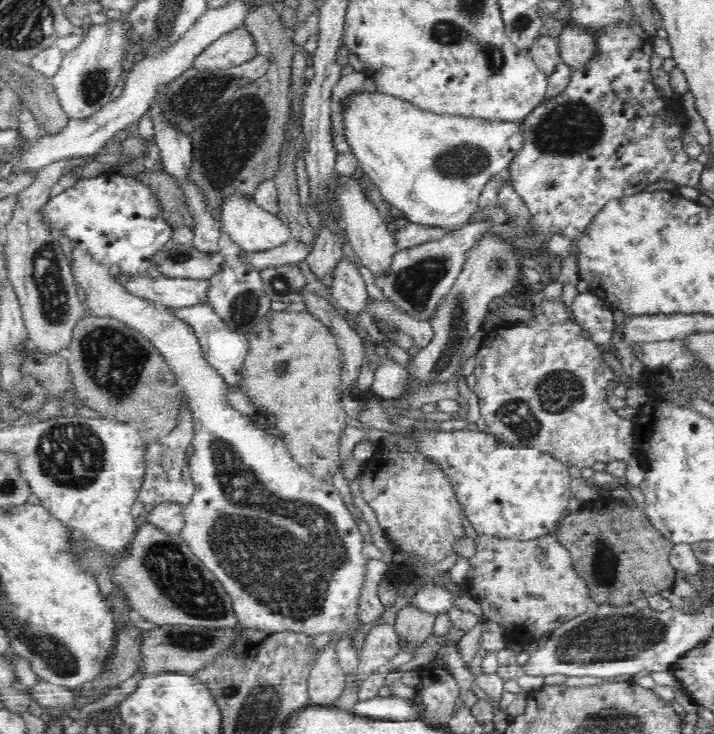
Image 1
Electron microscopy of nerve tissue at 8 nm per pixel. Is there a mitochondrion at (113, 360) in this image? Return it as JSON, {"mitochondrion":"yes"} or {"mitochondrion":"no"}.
{"mitochondrion":"yes"}

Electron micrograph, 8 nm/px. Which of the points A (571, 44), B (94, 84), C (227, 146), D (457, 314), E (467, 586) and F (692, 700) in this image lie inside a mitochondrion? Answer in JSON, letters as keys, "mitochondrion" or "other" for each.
{"A":"other","B":"mitochondrion","C":"mitochondrion","D":"mitochondrion","E":"other","F":"other"}

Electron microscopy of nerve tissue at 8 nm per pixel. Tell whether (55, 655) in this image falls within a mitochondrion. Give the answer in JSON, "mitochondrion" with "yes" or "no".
{"mitochondrion":"yes"}

